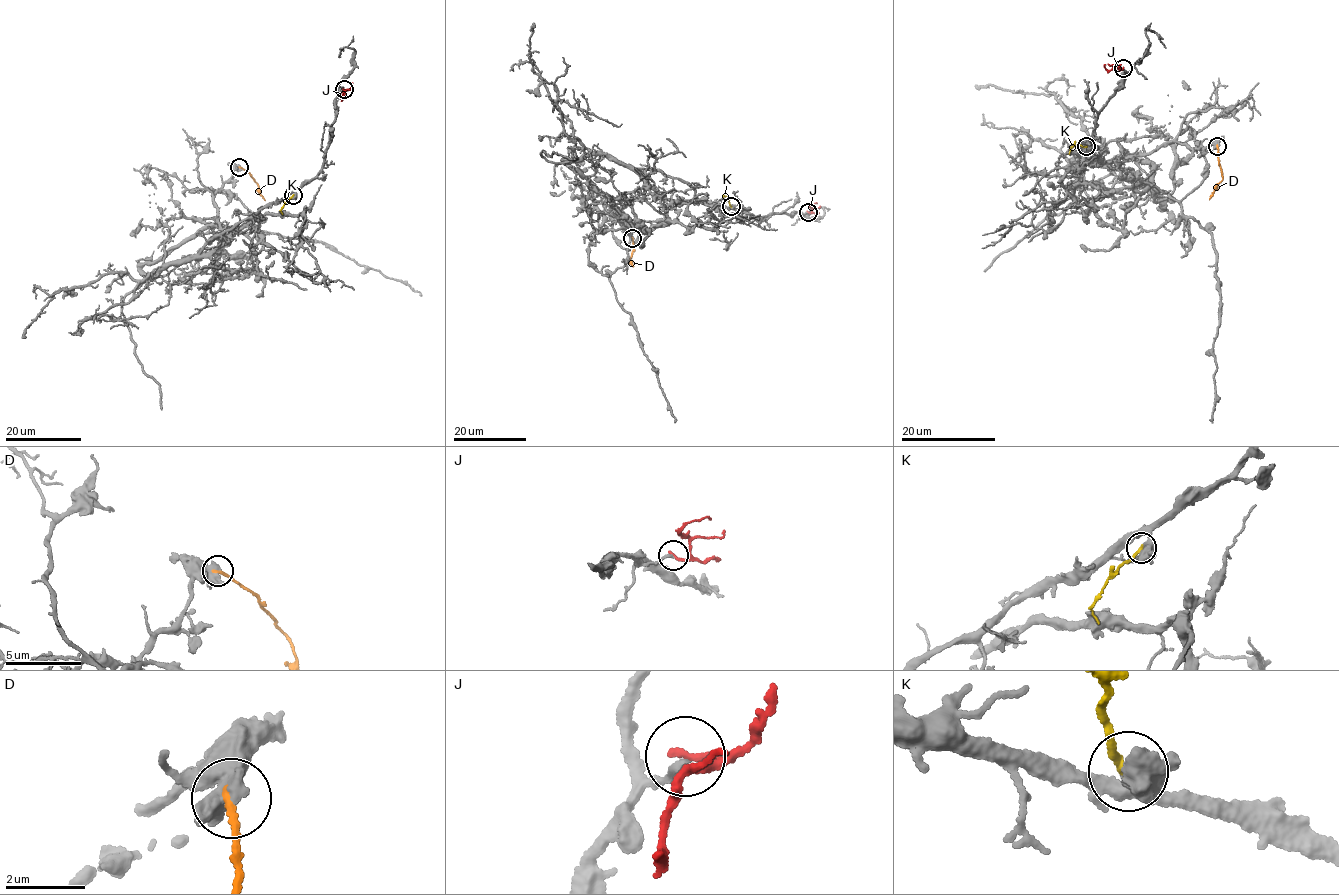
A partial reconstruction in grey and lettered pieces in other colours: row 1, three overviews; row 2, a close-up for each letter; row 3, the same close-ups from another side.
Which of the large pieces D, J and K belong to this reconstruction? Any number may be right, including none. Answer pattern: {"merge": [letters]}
{"merge": ["K"]}

